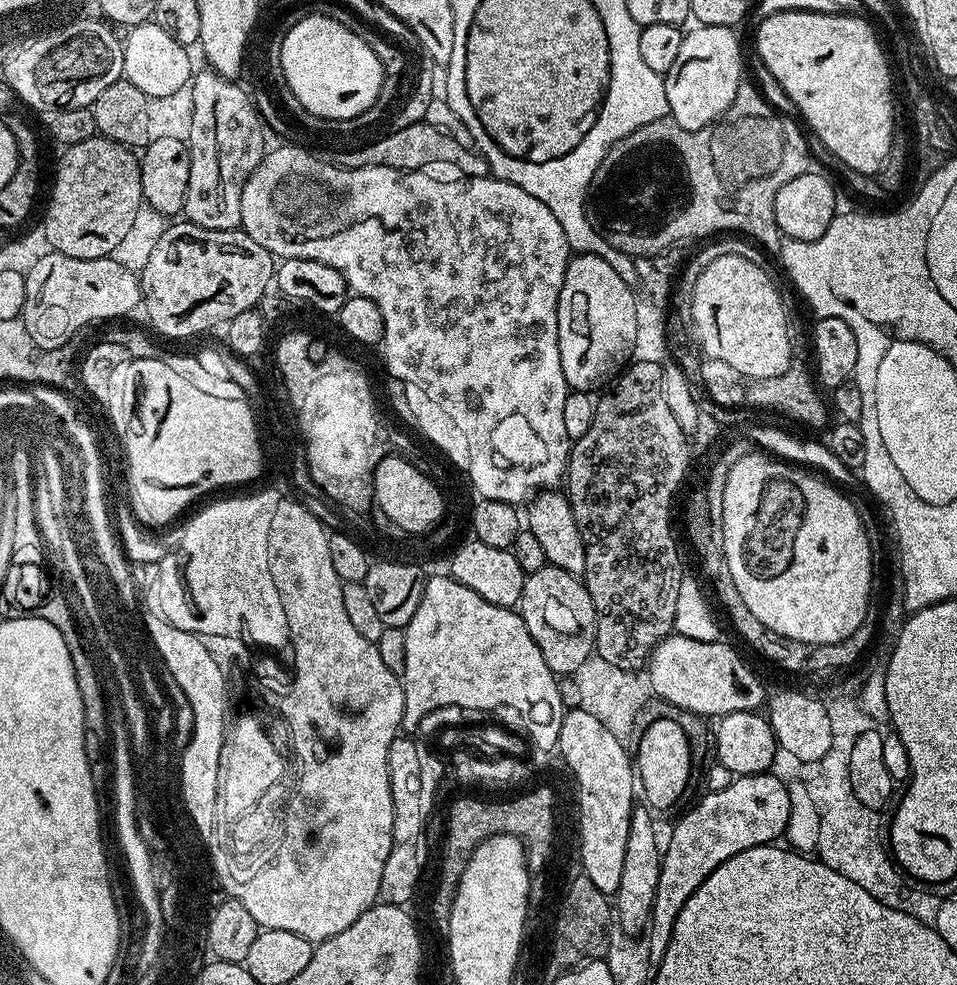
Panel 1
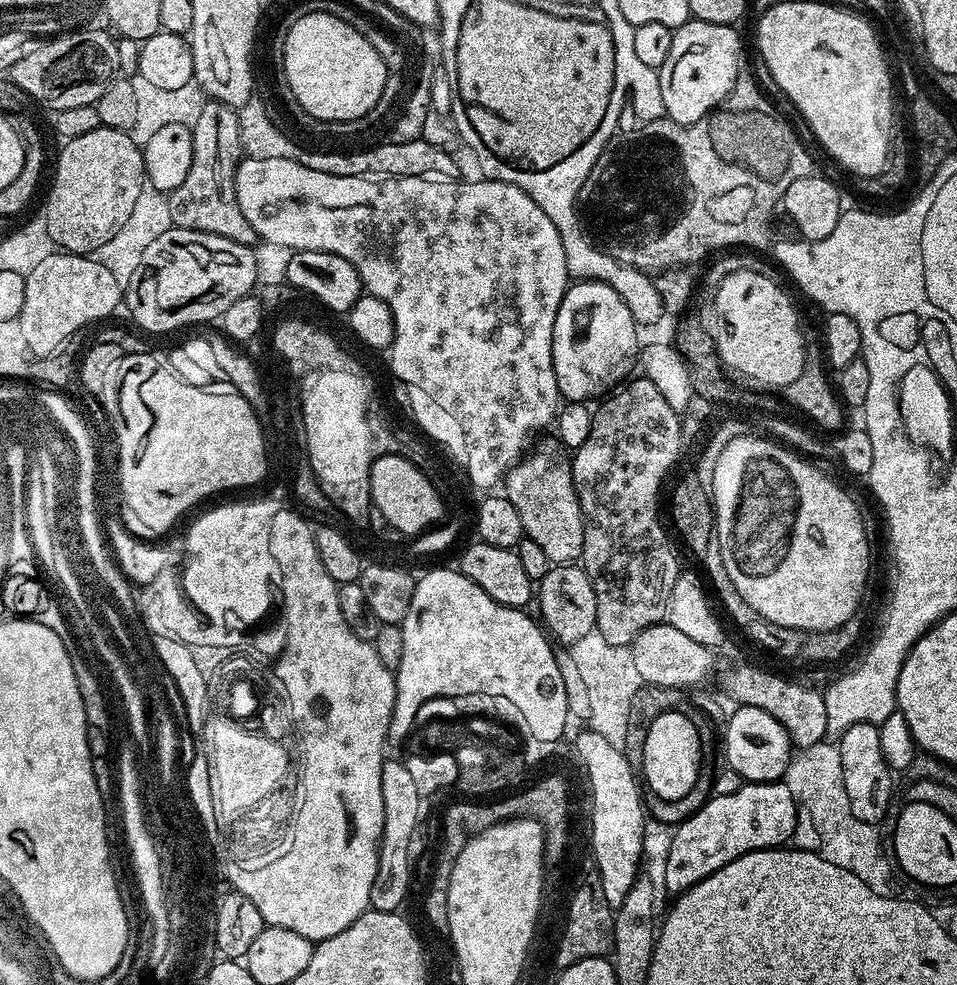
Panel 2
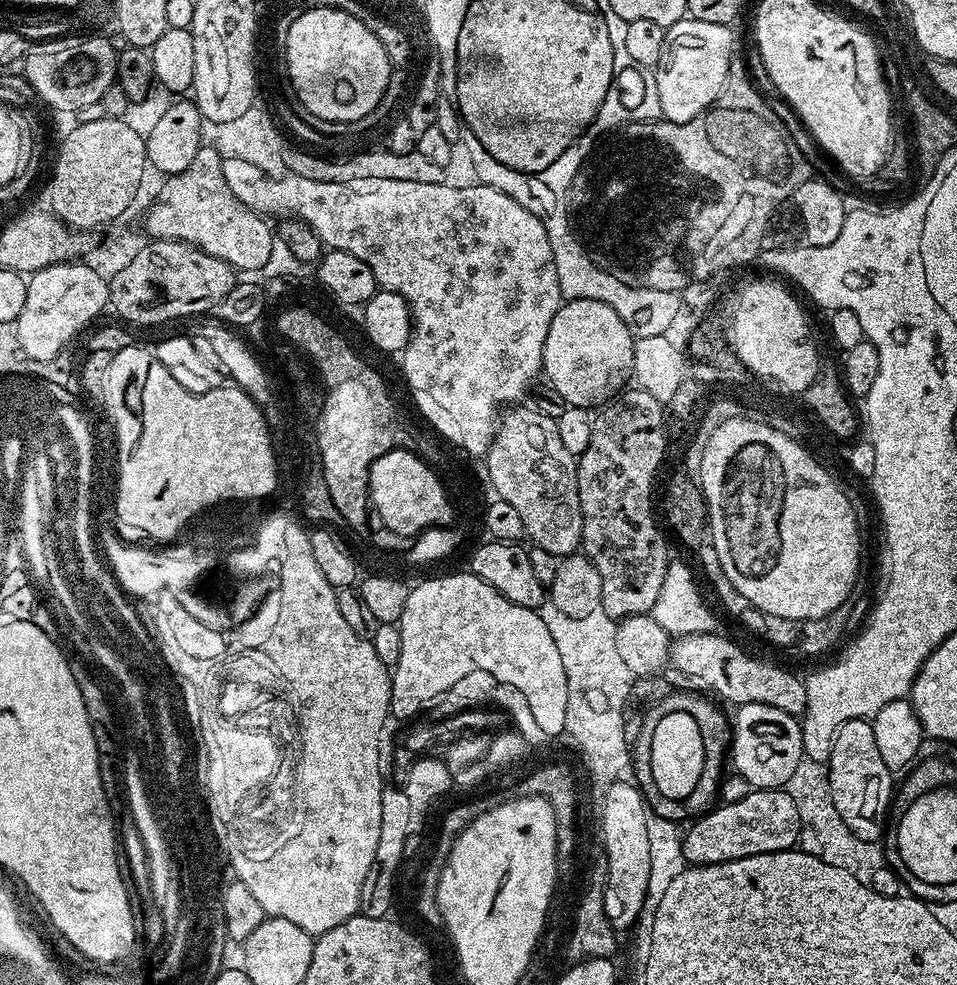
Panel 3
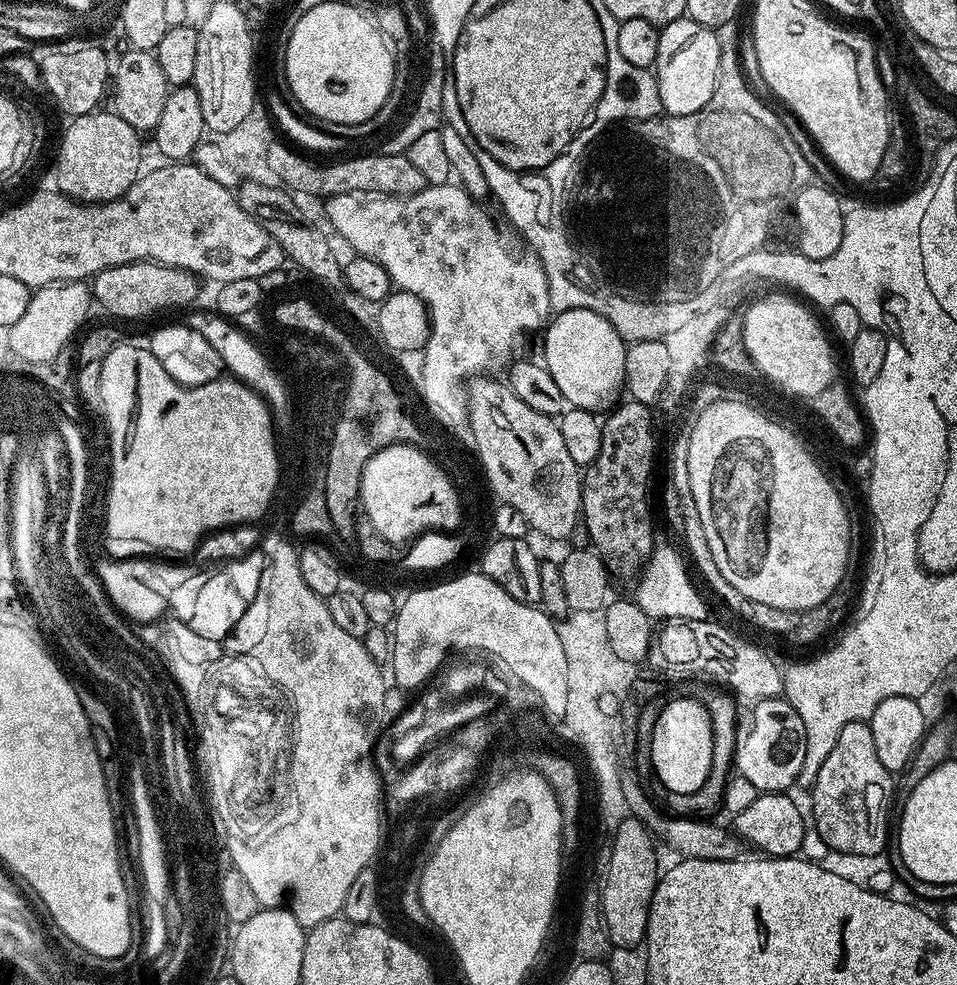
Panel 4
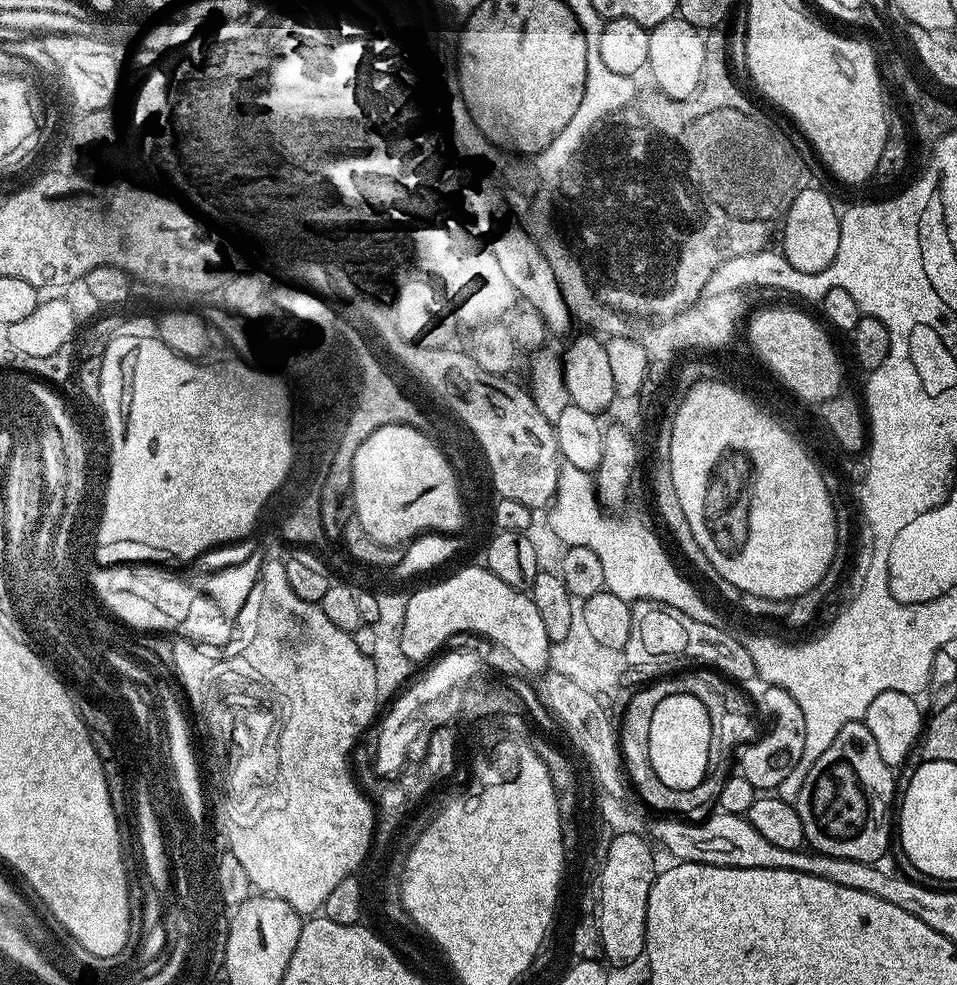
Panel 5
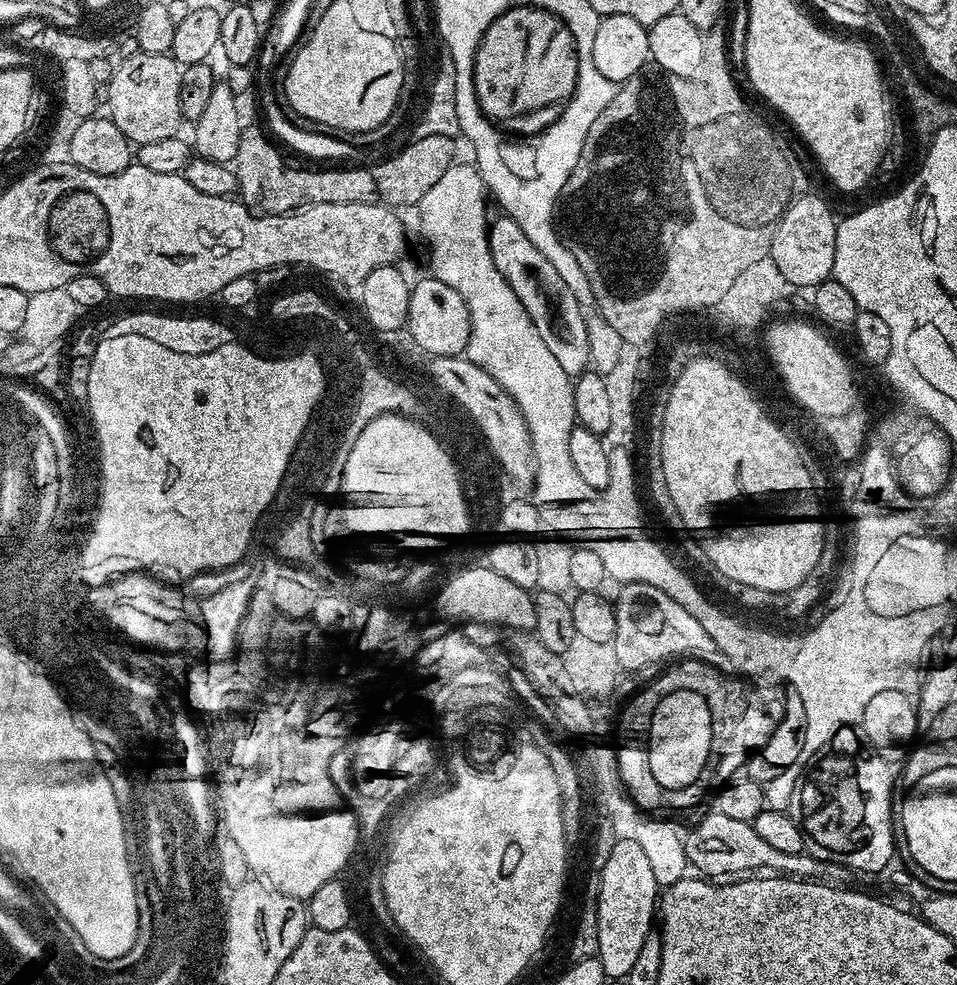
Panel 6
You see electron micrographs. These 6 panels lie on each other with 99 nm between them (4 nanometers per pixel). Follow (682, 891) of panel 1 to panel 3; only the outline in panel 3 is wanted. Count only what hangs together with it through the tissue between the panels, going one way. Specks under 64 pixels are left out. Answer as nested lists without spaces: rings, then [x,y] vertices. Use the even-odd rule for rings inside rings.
[[[784,788],[749,790],[746,798],[729,804],[721,803],[692,822],[692,829],[683,833],[685,858],[692,866],[787,852],[797,847],[802,827],[798,806],[794,806],[794,798],[790,798]]]

